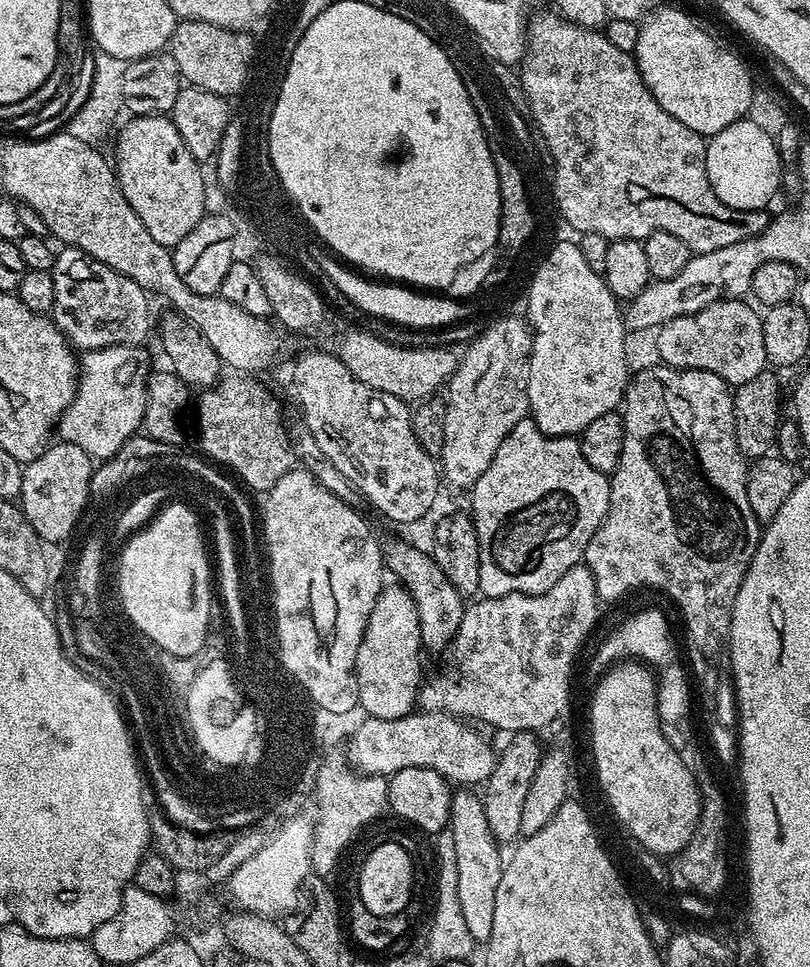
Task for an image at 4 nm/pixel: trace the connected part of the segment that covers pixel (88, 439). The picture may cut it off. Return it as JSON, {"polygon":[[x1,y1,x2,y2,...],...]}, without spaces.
{"polygon":[[134,344,106,346,93,352,84,352,79,357,80,379,76,382,76,393,70,406,66,406,60,416,58,425,58,436,63,443,82,446,82,450,86,450,93,461,108,462,122,450,124,443,141,431,146,414,146,390,150,375,146,349,147,347]]}

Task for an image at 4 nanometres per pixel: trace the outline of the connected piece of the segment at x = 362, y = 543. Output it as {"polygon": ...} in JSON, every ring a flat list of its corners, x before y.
{"polygon":[[299,466,282,474,273,488,274,493,263,497,262,514,268,518,284,660,288,668,311,688,312,702,329,709,332,717,340,718,347,712,357,711,360,702,356,681,358,646,362,646,362,634,366,622,370,622,370,610,374,610,374,602,386,584,384,557,380,555,381,541,376,540,371,526,360,517,357,509,342,502,326,490,318,478]]}

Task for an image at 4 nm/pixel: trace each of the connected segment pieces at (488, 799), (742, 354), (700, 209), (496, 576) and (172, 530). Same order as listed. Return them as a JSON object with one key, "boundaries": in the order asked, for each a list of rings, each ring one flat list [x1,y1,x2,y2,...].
{"boundaries":[[[517,732,509,737,509,744,497,757,494,770,482,788,482,799,486,810,486,822,499,843,513,843,519,836,522,822,522,805,526,800,530,782,540,768,542,749,533,732]],[[743,299,719,300,692,315,683,315,661,325,655,333,656,348,661,358,659,361,667,367,700,369,703,372,717,374,734,388,744,382,750,382,750,379,756,378,760,372,765,371,768,363,763,345,763,317,751,303,750,305,746,303,748,302]],[[559,14,551,15,538,18,536,16,531,21,530,27,527,29,527,51,519,65,518,75,523,99,528,99,528,108,532,111,531,123,537,133,540,131,540,136,544,139,549,154,552,155,549,156,551,163,557,164,560,168,560,180,556,180,556,196,560,196,560,208,564,208,564,216,568,216,567,227,576,234,582,232,602,234,609,242,613,240,642,242,655,232,675,234,677,238,682,238,682,242,686,242,686,246,694,254,722,250,722,246,730,246,734,242,746,242,746,238,754,238,758,234,762,234,762,230,766,230,766,226,770,223,769,213,764,210,754,212,734,210,723,204,718,198,718,194,714,194,714,186,710,186,710,178,706,172,702,172,702,168,706,168,705,137,690,130,690,126,682,126,682,122,678,122,678,118,674,118,670,114,666,114,666,110,662,110,662,106,656,101,654,94,650,94,650,90,638,70,635,55,618,50,618,46,614,46,614,42,610,42,603,31,582,28,574,22,565,20]],[[525,418,506,434,494,462,486,466,486,474,478,478,471,488,473,508,471,518,476,524,478,550,480,551,480,592,495,598,506,594,530,594,537,596,566,570,584,559,584,551,594,538,598,526,606,518,610,506,609,477,594,470,582,455,582,446,574,436,547,436,531,418]],[[172,502,167,506,160,508,158,512,153,516,147,524,145,524,135,534,127,537,124,549,120,552,120,562,118,562,118,569,123,573,123,591,124,602,127,604,128,612,131,612,131,616,136,620,137,624,140,624,141,628,144,628,141,637,148,638,152,636,152,639,160,641,160,644,165,648,172,649,172,652,177,652,179,656,191,657,198,655,203,648,203,643,206,642,208,636,208,623,210,622,211,612,214,607,214,576,210,571,208,573,208,560,210,564,210,556,204,553,204,536,200,533,200,524,196,521,196,516,191,512,193,509,184,502]]]}

